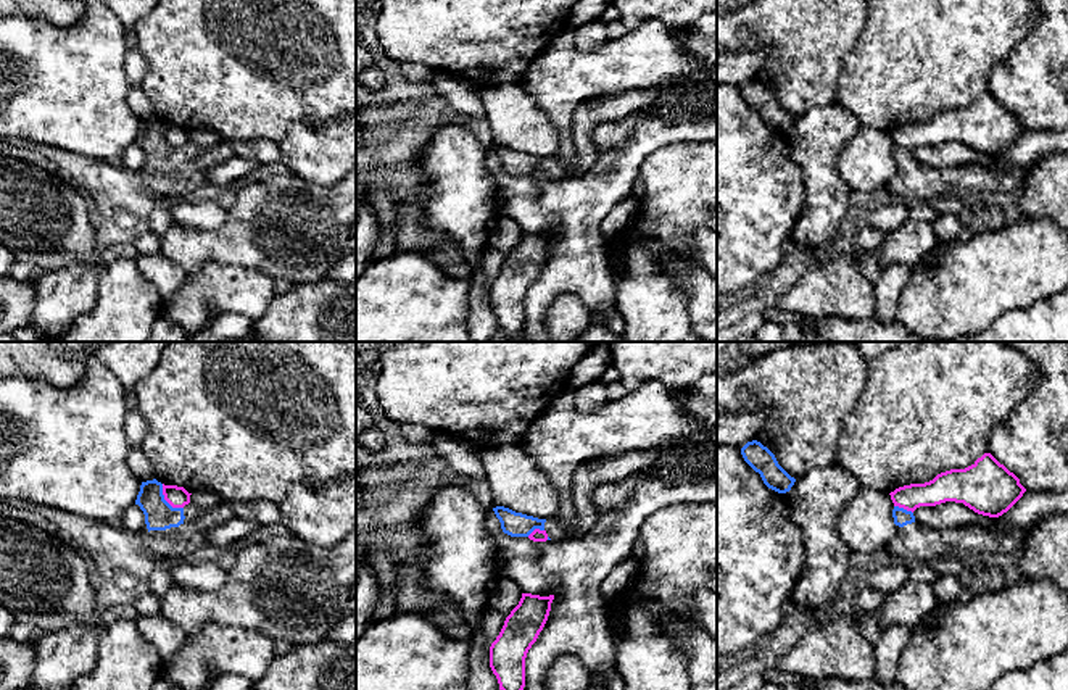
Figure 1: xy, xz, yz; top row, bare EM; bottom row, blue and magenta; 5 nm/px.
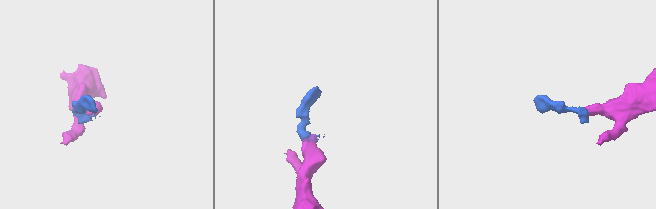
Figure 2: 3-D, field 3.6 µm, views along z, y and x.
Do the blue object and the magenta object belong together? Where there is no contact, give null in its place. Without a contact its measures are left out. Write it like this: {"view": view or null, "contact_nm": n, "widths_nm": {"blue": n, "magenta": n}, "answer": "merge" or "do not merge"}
{"view": "xy", "contact_nm": 170, "widths_nm": {"blue": 150, "magenta": 110}, "answer": "do not merge"}

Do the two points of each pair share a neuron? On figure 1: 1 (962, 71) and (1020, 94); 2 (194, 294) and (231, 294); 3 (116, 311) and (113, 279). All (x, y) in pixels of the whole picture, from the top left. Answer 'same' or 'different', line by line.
1: different
2: same
3: same

